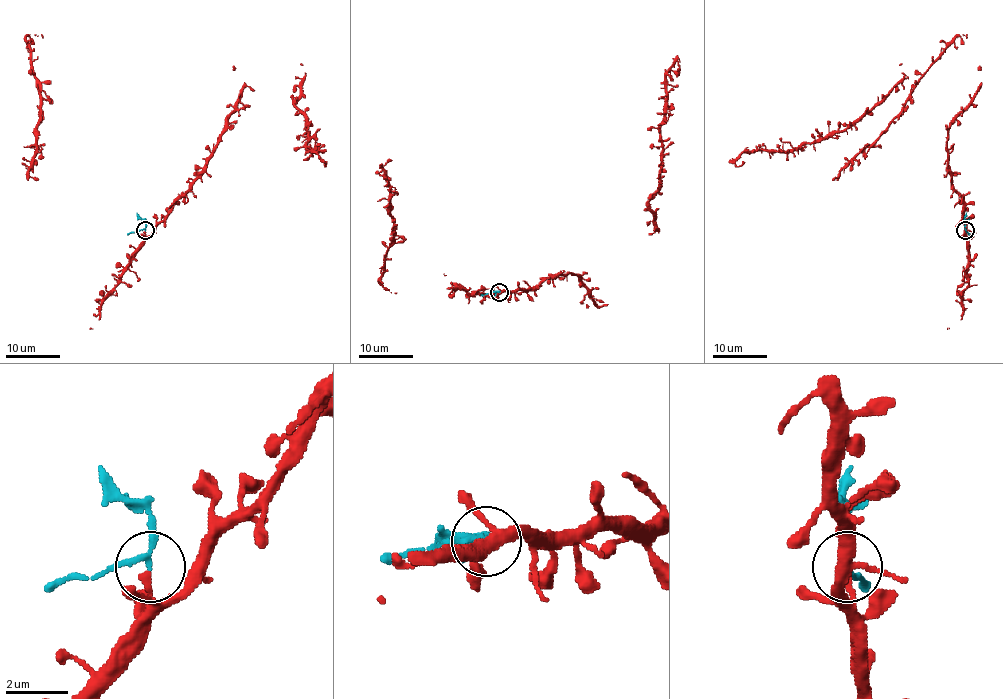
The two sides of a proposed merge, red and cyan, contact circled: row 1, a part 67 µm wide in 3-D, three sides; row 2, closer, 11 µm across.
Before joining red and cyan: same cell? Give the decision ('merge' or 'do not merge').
do not merge

